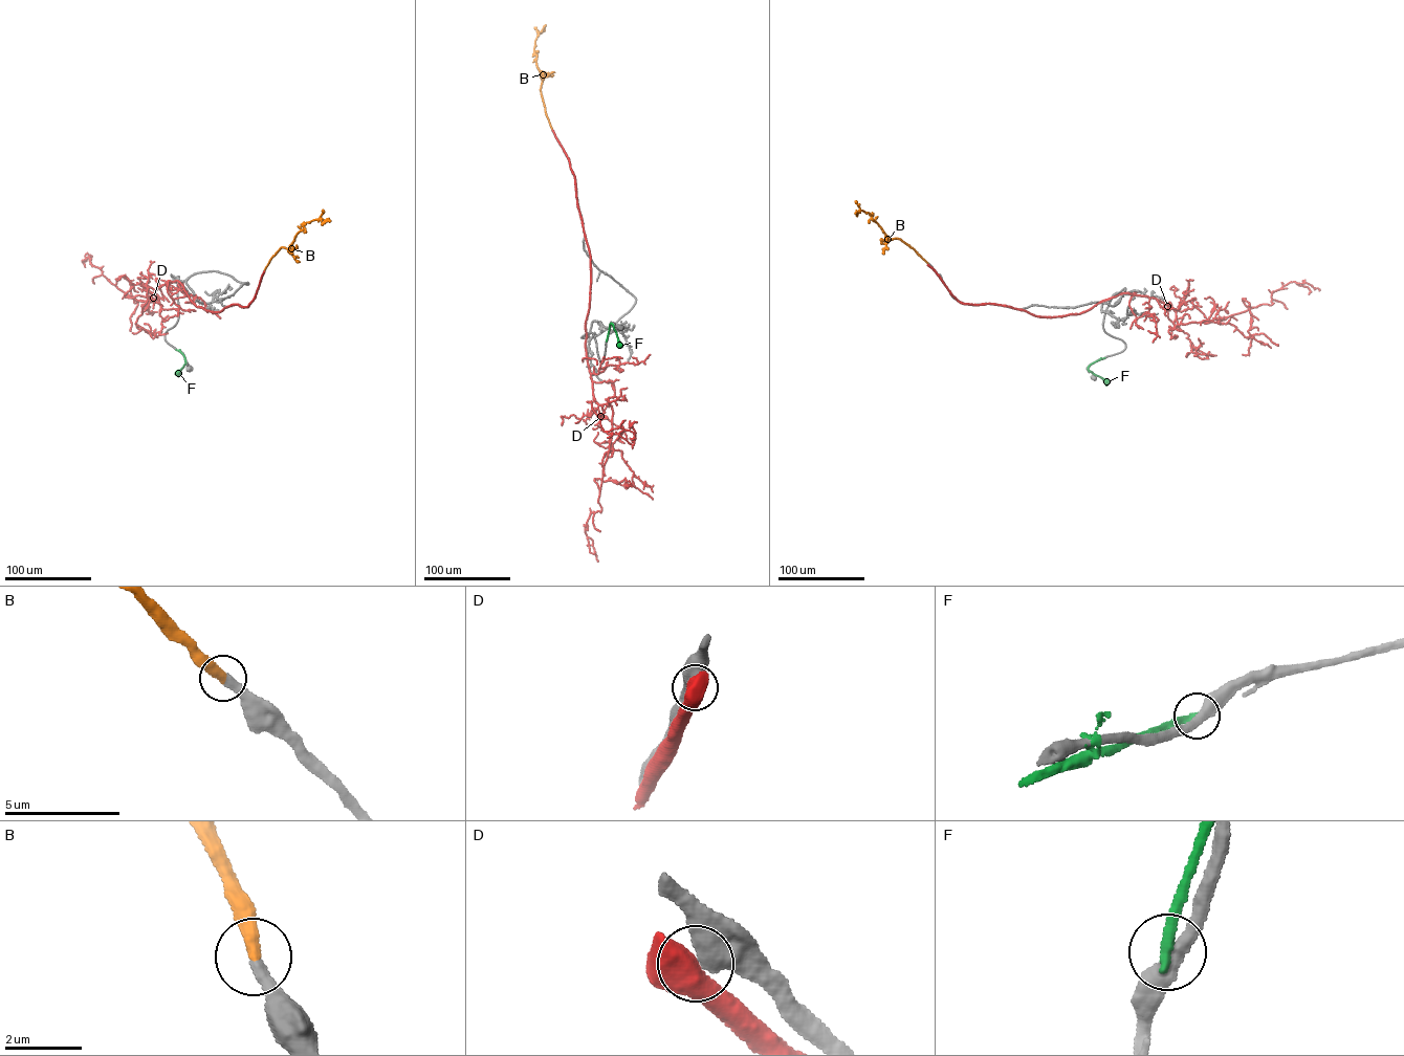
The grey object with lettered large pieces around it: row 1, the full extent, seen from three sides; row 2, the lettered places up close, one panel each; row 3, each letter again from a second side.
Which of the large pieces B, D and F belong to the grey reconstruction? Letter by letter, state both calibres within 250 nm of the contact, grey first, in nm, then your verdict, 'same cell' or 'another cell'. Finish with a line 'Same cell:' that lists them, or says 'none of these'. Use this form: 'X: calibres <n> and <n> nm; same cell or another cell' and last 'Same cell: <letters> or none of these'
B: calibres 380 and 400 nm; same cell
D: calibres 650 and 440 nm; another cell
F: calibres 360 and 320 nm; another cell
Same cell: B

